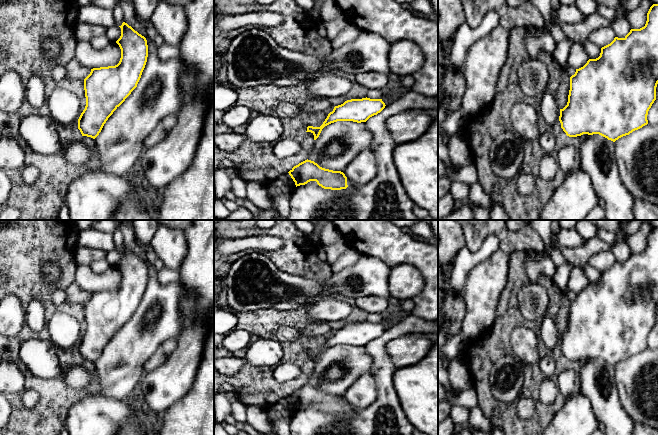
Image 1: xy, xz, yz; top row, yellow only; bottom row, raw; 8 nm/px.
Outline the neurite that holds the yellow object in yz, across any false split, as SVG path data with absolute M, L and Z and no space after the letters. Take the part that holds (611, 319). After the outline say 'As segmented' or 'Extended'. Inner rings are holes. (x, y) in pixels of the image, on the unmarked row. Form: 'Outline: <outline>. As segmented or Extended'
Outline: M653 228L648 237L644 251L631 253L624 262L614 264L601 272L600 280L589 283L587 287L576 293L570 301L570 314L567 329L560 333L561 352L569 361L583 358L599 358L615 366L635 354L648 348L647 339L656 324L658 308L658 228Z. As segmented

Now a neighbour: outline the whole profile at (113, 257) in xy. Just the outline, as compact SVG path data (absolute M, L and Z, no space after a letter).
M114 249L106 254L105 260L110 264L110 266L116 266L121 260L121 252Z

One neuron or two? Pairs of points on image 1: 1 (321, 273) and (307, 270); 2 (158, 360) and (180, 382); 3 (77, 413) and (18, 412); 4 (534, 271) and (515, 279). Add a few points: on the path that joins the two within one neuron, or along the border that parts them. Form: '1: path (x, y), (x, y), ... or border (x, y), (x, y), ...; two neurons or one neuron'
1: path (318, 270), (310, 270); one neuron
2: border (176, 344), (173, 351), (159, 366), (144, 374); two neurons
3: border (81, 397), (69, 409), (65, 424); two neurons
4: border (531, 251), (525, 262), (525, 273), (530, 281); two neurons

